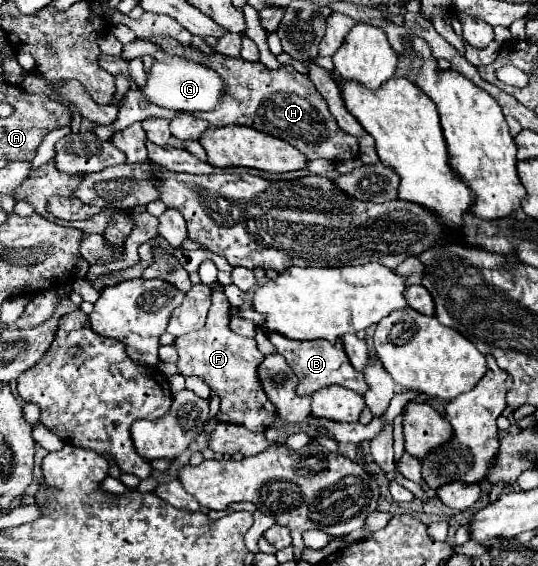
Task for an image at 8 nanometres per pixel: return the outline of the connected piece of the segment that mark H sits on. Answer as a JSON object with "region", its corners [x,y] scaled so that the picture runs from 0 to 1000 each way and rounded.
{"region":[[[271,65],[271,72],[286,76],[301,94],[312,97],[331,97],[331,101],[346,101],[357,104],[364,111],[379,111],[383,118],[405,125],[405,133],[413,136],[413,143],[420,147],[420,161],[413,168],[413,182],[405,182],[405,189],[398,189],[398,196],[357,196],[357,203],[364,210],[379,210],[387,214],[394,224],[416,224],[416,221],[457,221],[468,228],[480,228],[487,235],[498,235],[506,242],[520,242],[528,249],[535,249],[539,256],[546,256],[554,267],[561,267],[572,281],[610,281],[610,284],[647,284],[647,281],[662,281],[665,277],[665,246],[658,246],[654,239],[639,235],[628,221],[625,210],[613,203],[610,186],[602,178],[602,171],[587,161],[584,147],[569,136],[546,125],[543,115],[528,115],[517,125],[502,125],[494,122],[487,111],[465,111],[454,104],[435,104],[435,101],[416,101],[416,97],[383,97],[375,90],[357,90],[349,80],[338,80],[331,69],[320,65]]]}

